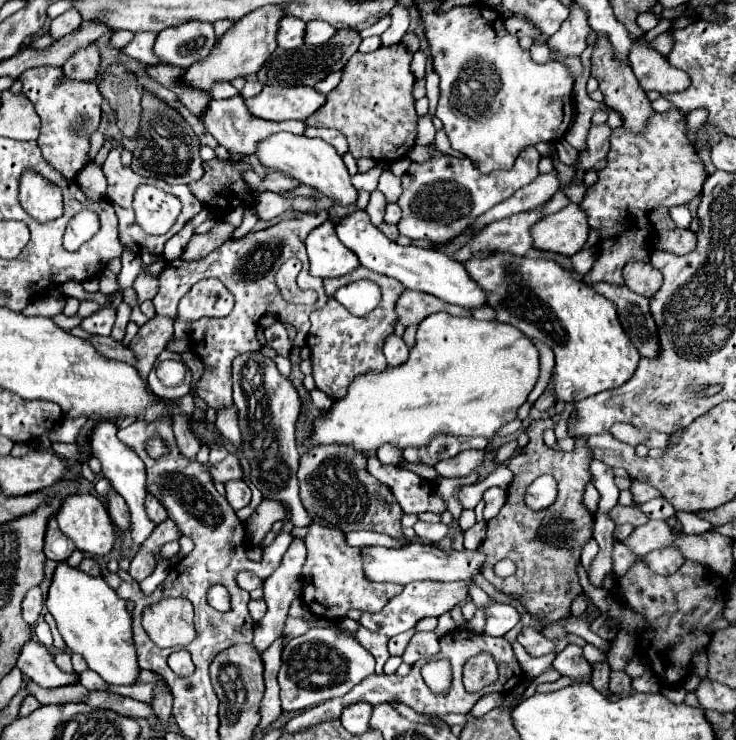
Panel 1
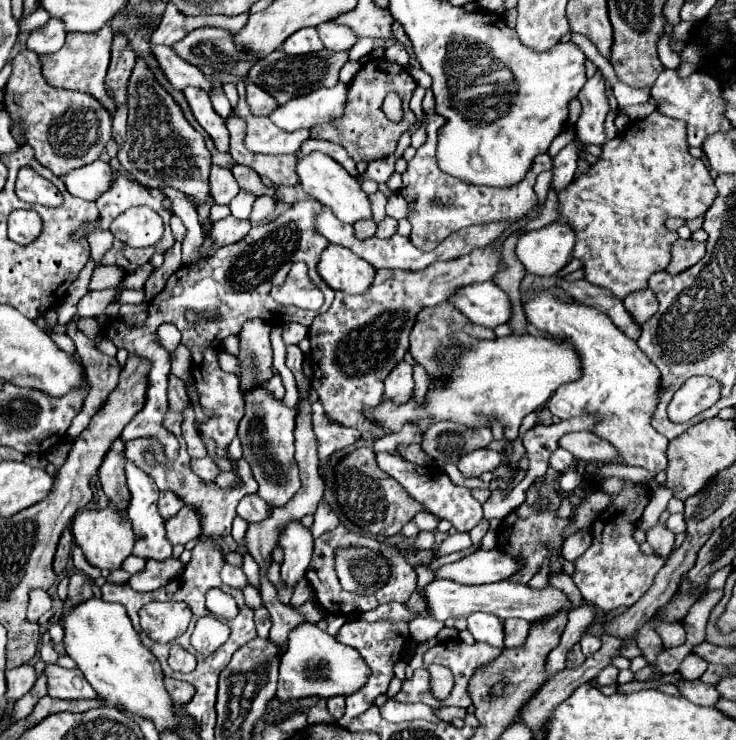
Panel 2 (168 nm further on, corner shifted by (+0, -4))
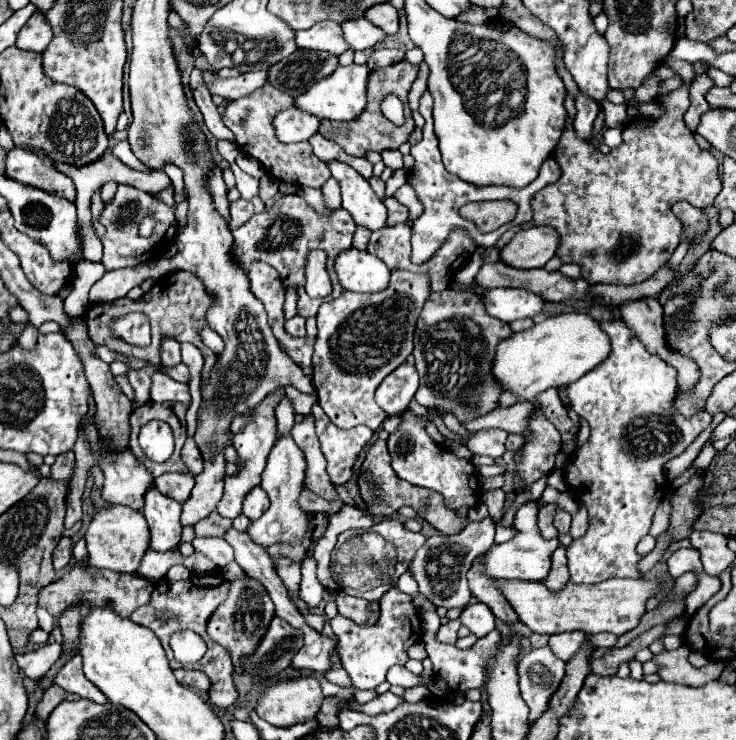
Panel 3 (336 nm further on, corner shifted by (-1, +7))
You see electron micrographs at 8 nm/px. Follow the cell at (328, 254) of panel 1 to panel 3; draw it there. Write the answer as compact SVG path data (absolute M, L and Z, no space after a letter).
M356 247L344 249L334 261L334 271L348 291L376 293L388 287L390 269L372 253L360 251Z

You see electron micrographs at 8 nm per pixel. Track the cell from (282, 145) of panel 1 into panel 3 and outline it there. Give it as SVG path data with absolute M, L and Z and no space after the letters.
M328 161L326 165L340 185L342 207L352 215L356 225L364 225L370 231L384 227L386 209L384 203L372 191L370 183L360 173L356 173L356 169L342 161Z

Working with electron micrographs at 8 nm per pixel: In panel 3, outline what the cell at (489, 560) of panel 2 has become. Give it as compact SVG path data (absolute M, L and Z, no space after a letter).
M537 501L524 503L516 512L514 517L514 527L520 533L506 541L506 543L494 543L488 553L480 557L480 563L484 567L484 575L488 577L502 577L502 579L524 579L524 581L544 581L548 571L550 571L550 557L554 549L558 547L558 539L546 541L537 526L537 514L539 504Z

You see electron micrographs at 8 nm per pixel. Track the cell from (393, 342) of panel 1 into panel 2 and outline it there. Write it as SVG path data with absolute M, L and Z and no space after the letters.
M399 362L395 370L385 378L383 400L393 400L395 404L405 404L413 396L413 368L409 362Z

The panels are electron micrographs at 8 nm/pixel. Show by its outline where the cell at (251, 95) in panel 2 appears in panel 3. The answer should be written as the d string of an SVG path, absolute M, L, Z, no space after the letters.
M264 83L260 89L256 89L254 93L240 97L236 101L232 101L226 107L224 113L224 125L228 129L232 129L232 133L236 135L236 143L240 147L240 151L248 153L250 157L258 159L266 173L278 181L290 181L296 185L308 185L314 189L320 189L322 183L330 177L328 167L324 165L324 161L320 161L314 153L308 141L302 143L280 143L276 139L276 135L272 133L272 117L280 111L280 109L288 109L292 107L292 97L276 87L272 87L270 83Z

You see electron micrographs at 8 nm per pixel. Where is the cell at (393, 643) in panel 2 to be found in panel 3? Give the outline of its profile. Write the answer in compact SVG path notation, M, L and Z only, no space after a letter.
M392 587L380 599L380 617L374 625L358 625L344 615L330 619L330 625L340 643L342 667L346 669L348 677L352 679L352 687L356 689L376 689L382 681L386 681L386 671L392 665L404 665L408 661L406 649L422 637L420 617L412 605L412 599L396 587Z

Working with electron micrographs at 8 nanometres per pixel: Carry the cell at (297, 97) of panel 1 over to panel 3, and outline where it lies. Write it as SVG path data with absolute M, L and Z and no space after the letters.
M338 65L336 71L328 77L324 77L322 81L318 81L316 85L312 85L306 93L302 93L300 97L294 99L294 107L302 109L310 115L316 115L320 119L336 119L336 121L350 121L356 115L360 115L360 111L366 105L366 93L364 87L368 83L368 67L366 65Z

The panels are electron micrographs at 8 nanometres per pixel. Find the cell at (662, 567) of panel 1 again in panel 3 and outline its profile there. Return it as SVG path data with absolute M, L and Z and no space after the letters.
M600 321L600 327L610 337L610 355L584 377L566 387L570 407L590 425L588 443L584 443L564 467L570 493L586 505L590 515L588 531L580 539L574 539L566 549L570 581L586 585L602 583L616 577L648 577L638 569L642 555L638 555L636 545L648 533L652 525L652 515L666 495L666 477L662 467L672 457L680 455L712 423L712 415L708 413L698 413L686 419L672 409L672 399L678 387L676 369L662 361L658 355L652 355L624 321Z

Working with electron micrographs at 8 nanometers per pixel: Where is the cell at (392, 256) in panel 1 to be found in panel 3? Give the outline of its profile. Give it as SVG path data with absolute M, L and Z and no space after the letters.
M496 287L496 289L486 289L482 293L482 303L490 317L510 323L510 321L534 317L536 313L540 313L544 299L540 295L528 293L526 289Z

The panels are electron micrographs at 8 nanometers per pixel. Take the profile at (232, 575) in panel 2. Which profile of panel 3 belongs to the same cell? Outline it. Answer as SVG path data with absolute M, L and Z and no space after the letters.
M198 537L192 541L194 551L204 553L210 561L214 561L218 567L228 565L230 561L234 561L234 549L224 541L224 539L214 539L214 537Z

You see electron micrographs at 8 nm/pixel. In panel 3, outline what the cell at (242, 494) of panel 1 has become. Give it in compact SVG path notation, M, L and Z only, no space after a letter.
M254 487L242 501L242 513L250 519L256 521L262 517L262 513L268 509L268 495L264 493L262 487Z

